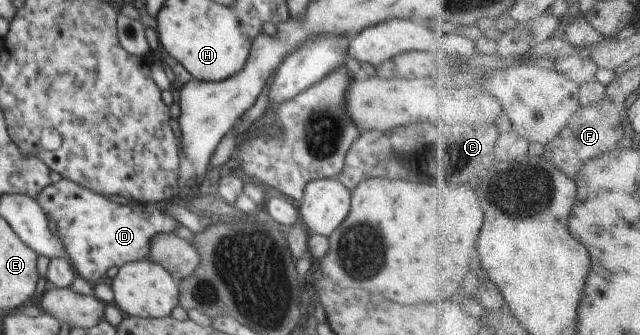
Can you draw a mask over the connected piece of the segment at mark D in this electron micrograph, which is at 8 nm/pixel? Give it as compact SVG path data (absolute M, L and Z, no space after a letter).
M64 178L43 188L35 199L48 220L56 223L58 236L66 246L67 258L76 275L92 285L104 277L111 266L120 268L123 264L147 259L150 238L156 234L174 233L181 226L164 212L164 203L118 204Z

